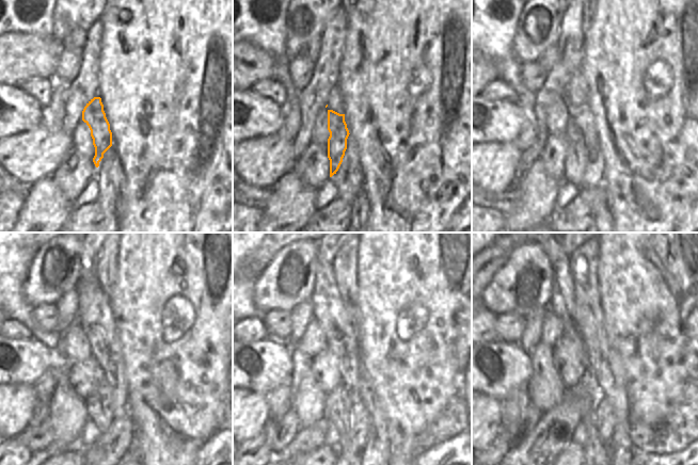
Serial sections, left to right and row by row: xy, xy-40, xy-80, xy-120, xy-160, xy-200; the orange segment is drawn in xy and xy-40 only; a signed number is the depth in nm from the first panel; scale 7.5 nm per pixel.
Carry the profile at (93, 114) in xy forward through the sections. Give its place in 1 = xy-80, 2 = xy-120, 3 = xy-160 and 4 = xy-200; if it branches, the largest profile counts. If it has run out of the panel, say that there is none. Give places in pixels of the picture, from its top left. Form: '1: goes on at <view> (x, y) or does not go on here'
1: goes on at xy-80 (575, 162)
2: goes on at xy-120 (99, 402)
3: goes on at xy-160 (338, 411)
4: goes on at xy-200 (585, 417)

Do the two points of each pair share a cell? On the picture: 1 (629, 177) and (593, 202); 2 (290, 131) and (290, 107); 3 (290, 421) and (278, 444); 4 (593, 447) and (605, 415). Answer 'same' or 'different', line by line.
1: different
2: same
3: same
4: same

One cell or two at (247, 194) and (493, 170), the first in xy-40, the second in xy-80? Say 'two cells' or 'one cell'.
two cells

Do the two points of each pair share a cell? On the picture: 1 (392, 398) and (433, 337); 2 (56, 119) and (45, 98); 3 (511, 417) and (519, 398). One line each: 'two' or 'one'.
1: one
2: two
3: one

